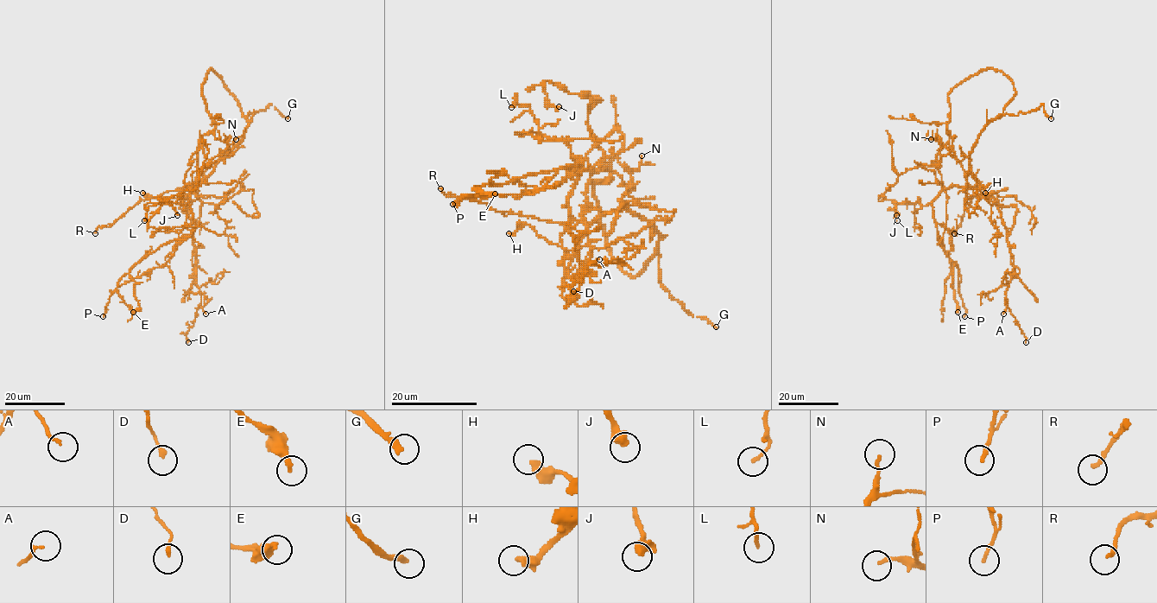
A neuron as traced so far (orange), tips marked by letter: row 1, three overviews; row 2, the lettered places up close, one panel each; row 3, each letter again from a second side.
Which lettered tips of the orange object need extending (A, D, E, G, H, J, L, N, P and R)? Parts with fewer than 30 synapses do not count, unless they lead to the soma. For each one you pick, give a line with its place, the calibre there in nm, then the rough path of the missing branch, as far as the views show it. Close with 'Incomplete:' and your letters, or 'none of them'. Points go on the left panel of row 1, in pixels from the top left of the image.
E: at (133, 312); 190 nm thick; missing branch runs (133, 312), (147, 376)
G: at (287, 118); 280 nm thick; missing branch runs (287, 118), (293, 119), (306, 106), (302, 83)
Incomplete: E, G

